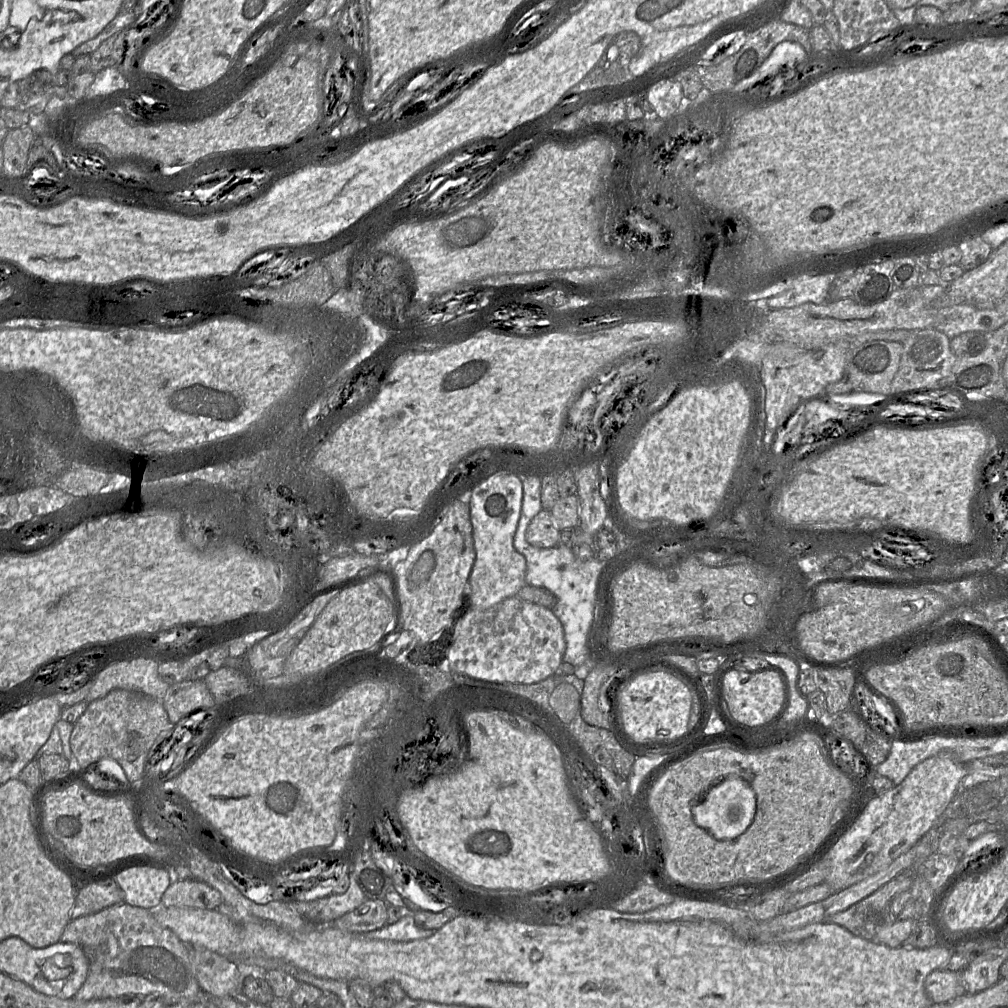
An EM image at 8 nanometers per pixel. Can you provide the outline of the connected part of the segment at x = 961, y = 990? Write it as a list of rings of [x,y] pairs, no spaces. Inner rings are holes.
[[[947,969],[932,971],[925,979],[924,988],[932,1003],[944,1003],[966,993],[962,973]]]

